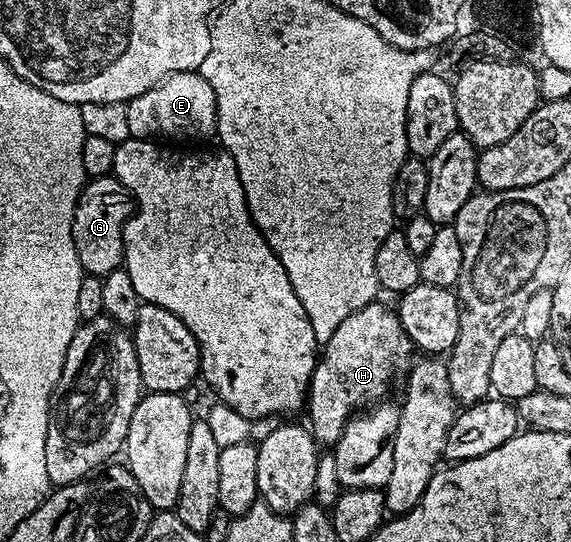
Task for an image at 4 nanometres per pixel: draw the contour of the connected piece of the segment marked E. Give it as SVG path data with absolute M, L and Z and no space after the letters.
M193 71L191 73L171 73L168 78L161 81L159 85L156 85L150 91L146 91L142 95L138 95L132 101L127 102L126 118L129 124L130 137L143 137L145 139L163 139L168 143L184 143L180 141L200 141L196 143L204 143L207 137L210 139L216 137L216 96L214 95L214 87L210 87L210 83L206 83L206 79L199 71Z

